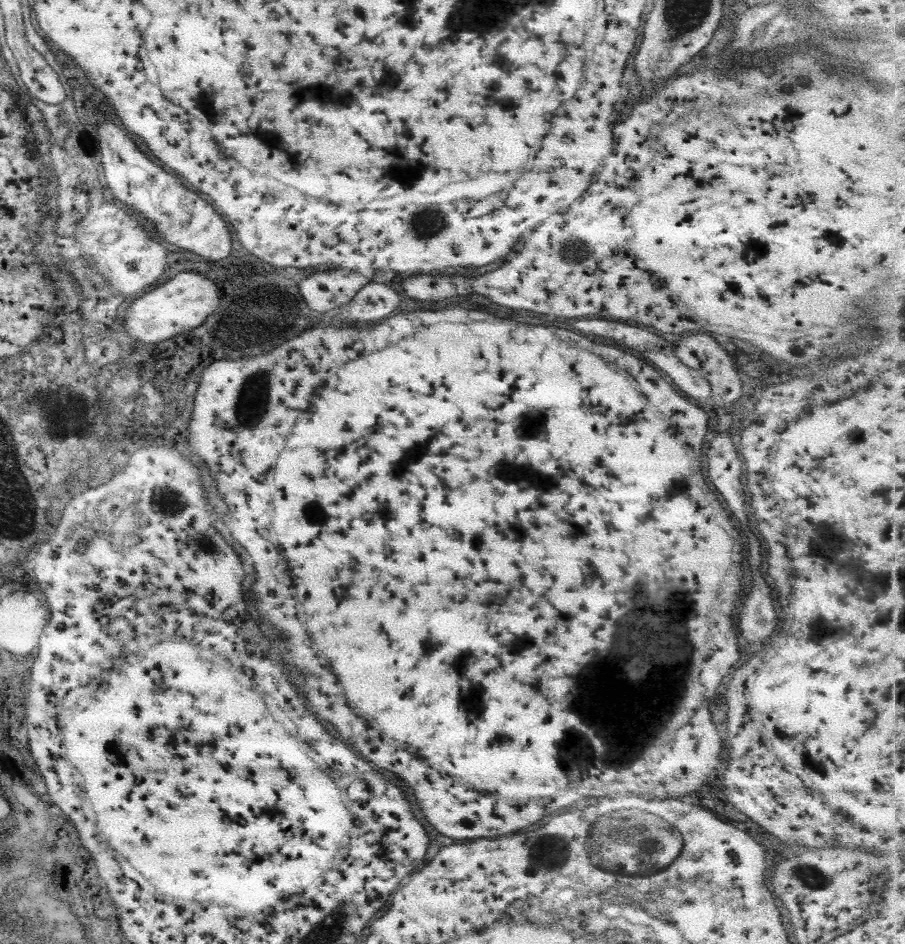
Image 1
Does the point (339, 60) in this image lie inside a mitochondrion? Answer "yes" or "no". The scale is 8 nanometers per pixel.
no

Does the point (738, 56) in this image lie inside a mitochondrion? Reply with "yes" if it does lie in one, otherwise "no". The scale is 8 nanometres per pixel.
no

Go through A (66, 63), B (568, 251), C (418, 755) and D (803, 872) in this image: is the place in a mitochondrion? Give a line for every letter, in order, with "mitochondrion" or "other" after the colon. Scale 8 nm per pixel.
A: other
B: mitochondrion
C: other
D: mitochondrion

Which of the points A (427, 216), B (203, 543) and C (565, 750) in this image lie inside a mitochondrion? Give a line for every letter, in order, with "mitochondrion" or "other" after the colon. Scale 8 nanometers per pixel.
A: mitochondrion
B: mitochondrion
C: mitochondrion

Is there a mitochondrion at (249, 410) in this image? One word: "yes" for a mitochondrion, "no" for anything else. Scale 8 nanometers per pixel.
yes

